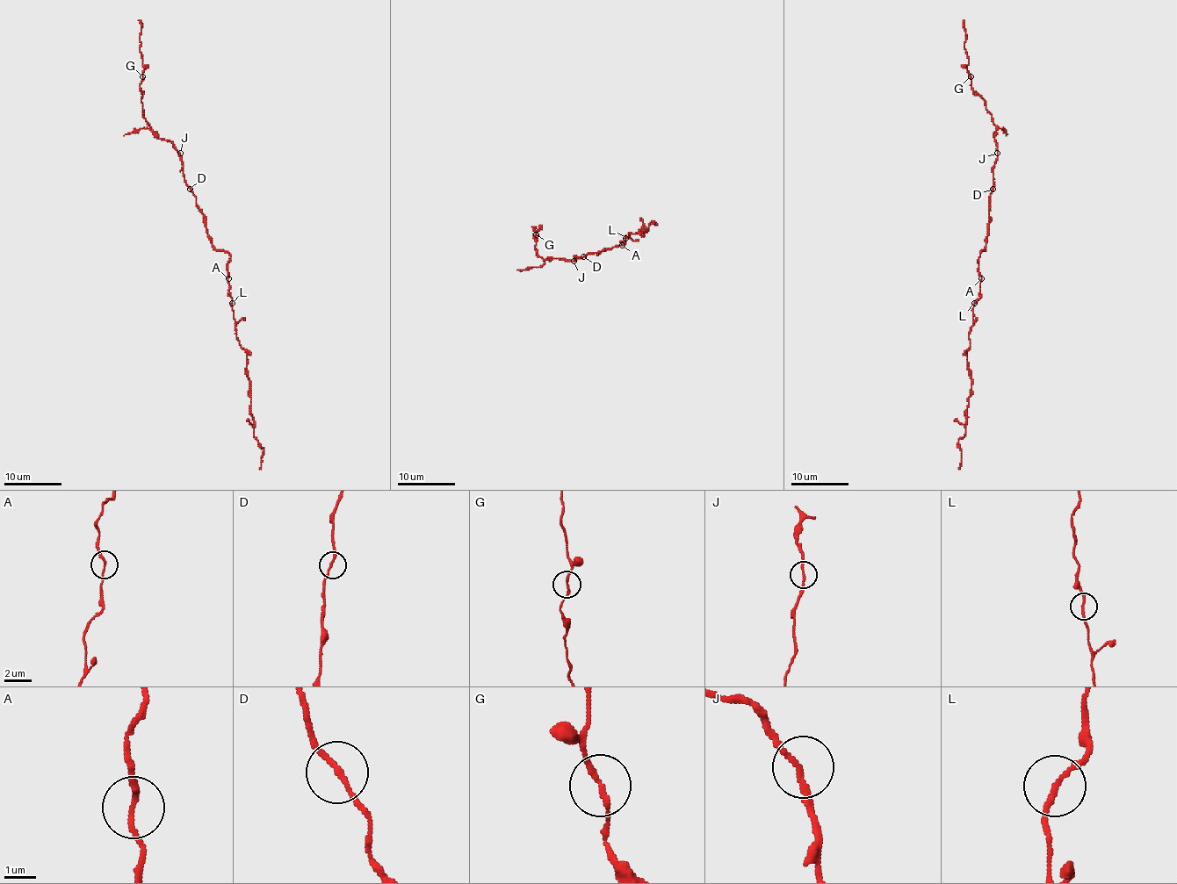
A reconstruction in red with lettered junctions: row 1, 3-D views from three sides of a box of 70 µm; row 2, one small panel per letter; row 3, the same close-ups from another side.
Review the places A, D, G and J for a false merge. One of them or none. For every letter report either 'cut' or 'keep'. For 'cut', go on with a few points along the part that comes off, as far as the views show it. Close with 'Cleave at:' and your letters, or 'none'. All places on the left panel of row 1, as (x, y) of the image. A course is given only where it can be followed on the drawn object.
A: keep
D: keep
G: keep
J: keep
Cleave at: none

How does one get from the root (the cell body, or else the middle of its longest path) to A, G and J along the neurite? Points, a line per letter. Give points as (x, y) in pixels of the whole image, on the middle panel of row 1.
A: (603, 251), (624, 242), (621, 245)
G: (603, 251), (589, 253), (574, 261), (545, 260), (535, 248), (536, 233)
J: (603, 251), (576, 256), (574, 261)

